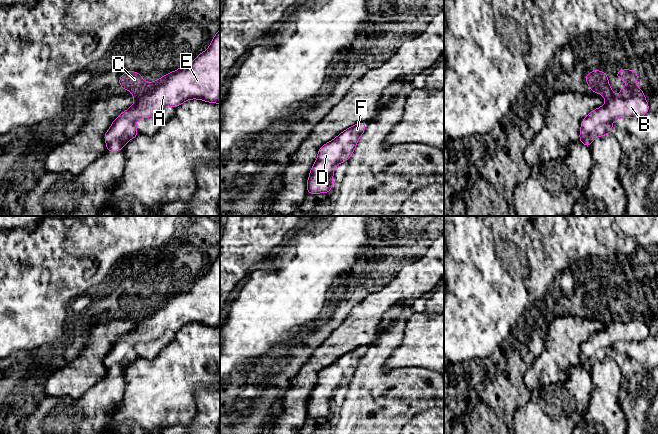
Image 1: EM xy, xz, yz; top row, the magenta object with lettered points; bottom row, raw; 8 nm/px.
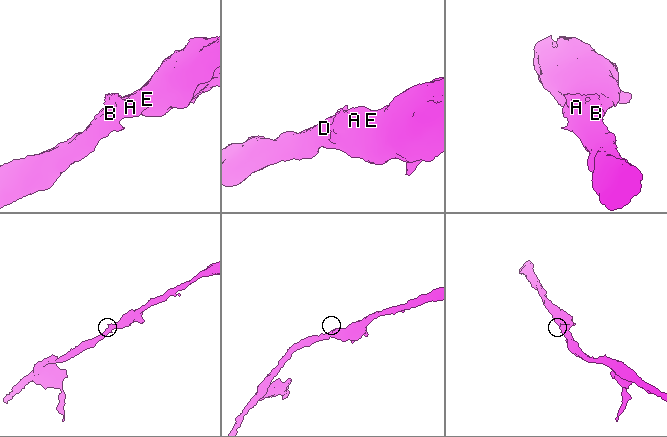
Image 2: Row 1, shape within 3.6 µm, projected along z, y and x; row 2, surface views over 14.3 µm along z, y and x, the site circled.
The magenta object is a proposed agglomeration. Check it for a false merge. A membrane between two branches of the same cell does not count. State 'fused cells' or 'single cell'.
single cell

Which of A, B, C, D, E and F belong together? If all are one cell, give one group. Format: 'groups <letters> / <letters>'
groups A B C D E F

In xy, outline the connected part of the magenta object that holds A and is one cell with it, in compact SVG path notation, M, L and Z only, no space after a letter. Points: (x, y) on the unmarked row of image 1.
M220 252L210 267L209 272L200 277L194 285L177 295L170 296L162 302L146 308L139 296L129 293L119 302L122 314L128 313L133 317L135 327L128 334L122 336L104 358L107 376L119 376L122 371L139 357L135 351L138 343L161 338L167 330L178 331L188 323L201 323L209 327L220 328Z

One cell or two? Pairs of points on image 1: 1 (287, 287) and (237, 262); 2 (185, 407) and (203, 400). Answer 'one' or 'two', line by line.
1: two
2: two

